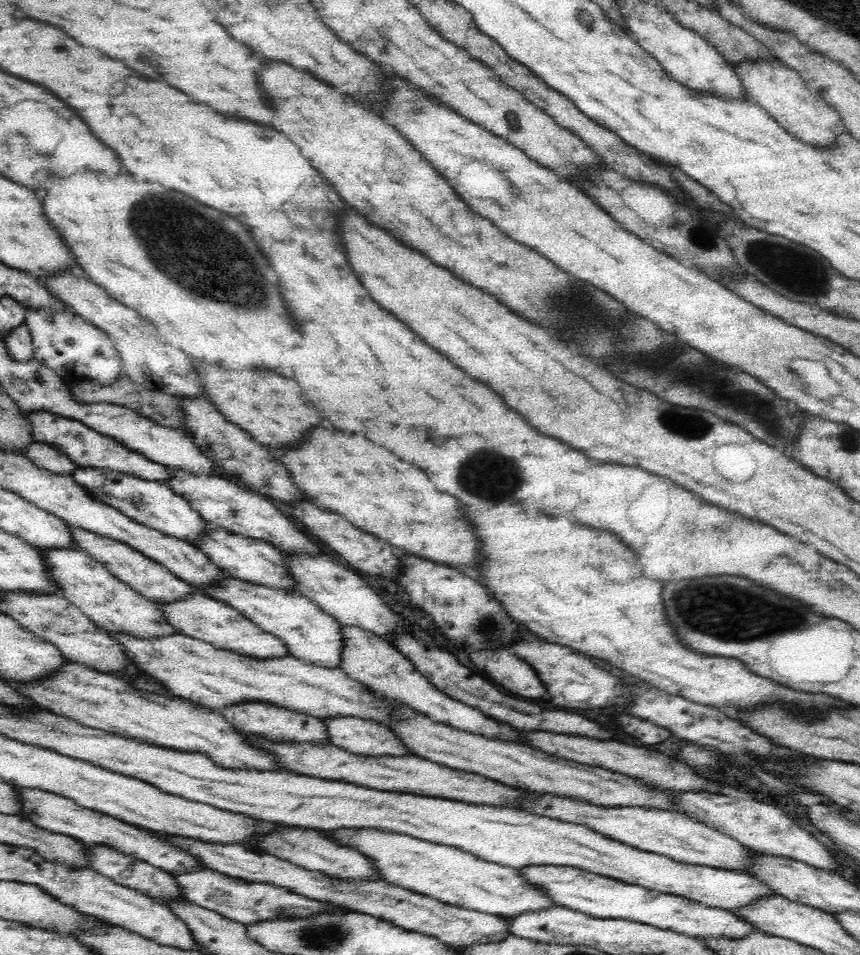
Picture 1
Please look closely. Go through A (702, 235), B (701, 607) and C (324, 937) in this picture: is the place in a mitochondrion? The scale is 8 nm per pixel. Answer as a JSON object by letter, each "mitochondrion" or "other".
{"A":"mitochondrion","B":"mitochondrion","C":"mitochondrion"}

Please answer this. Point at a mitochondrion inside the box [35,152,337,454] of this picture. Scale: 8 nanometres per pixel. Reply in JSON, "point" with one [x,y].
{"point":[163,226]}

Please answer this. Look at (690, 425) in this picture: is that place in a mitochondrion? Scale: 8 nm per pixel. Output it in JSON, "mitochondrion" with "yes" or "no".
{"mitochondrion":"yes"}

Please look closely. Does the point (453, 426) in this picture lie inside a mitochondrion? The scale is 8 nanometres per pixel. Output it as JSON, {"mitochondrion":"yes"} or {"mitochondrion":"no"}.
{"mitochondrion":"no"}

